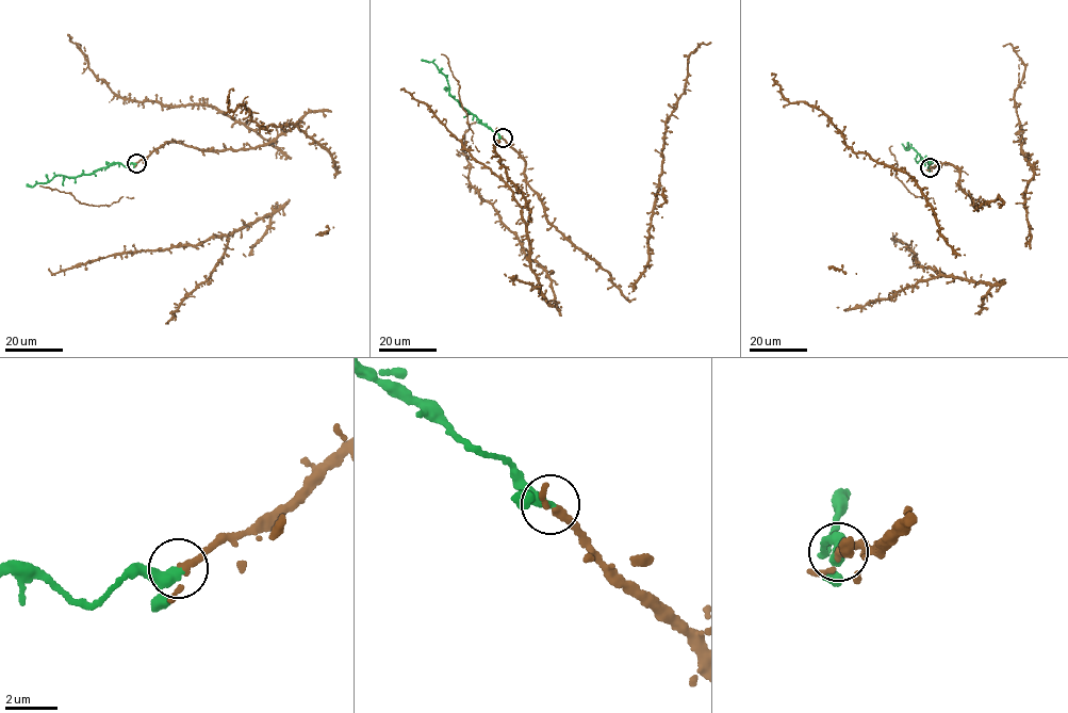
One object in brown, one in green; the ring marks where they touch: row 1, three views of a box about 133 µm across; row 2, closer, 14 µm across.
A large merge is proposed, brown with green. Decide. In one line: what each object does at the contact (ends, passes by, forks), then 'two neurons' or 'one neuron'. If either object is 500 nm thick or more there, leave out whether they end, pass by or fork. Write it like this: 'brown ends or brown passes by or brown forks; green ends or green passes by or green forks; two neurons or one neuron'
brown passes by; green passes by; one neuron

